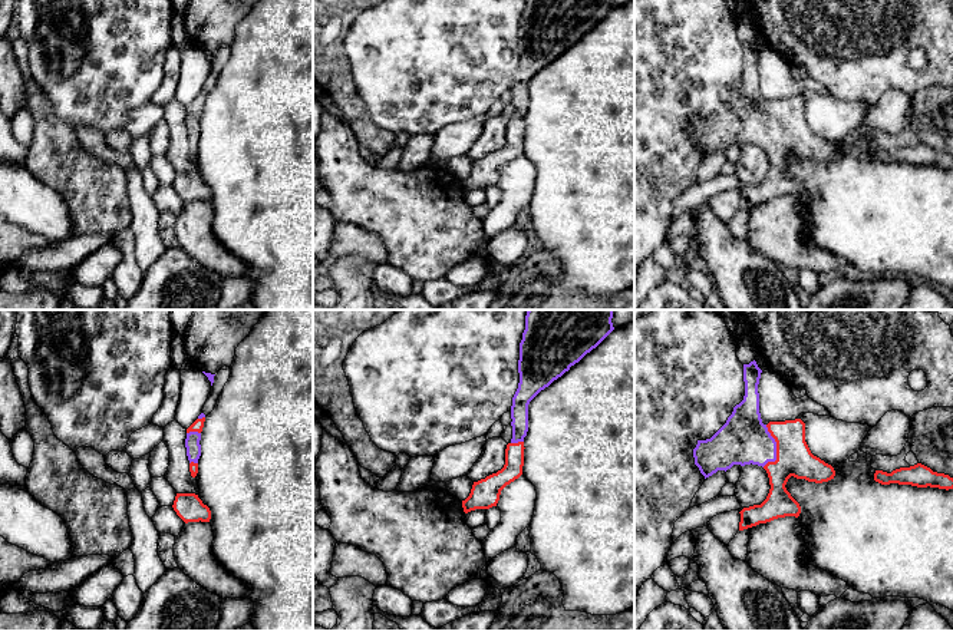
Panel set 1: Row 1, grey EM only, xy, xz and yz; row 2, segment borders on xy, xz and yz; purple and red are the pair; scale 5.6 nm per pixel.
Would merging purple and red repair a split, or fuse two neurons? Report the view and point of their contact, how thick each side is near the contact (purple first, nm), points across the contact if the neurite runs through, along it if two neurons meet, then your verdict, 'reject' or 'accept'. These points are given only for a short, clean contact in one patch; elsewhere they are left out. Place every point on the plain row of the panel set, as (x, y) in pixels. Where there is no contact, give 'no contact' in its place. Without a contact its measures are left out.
meets purple in yz at (775, 128); 280 nm thick on the purple side, 200 nm on the other; runs through yz (744, 118), (770, 124), (775, 128), (794, 136); accept

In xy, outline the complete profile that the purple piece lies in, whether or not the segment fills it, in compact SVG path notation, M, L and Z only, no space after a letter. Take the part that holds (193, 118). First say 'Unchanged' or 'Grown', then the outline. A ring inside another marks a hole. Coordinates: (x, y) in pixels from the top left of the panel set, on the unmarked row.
Grown. M201 92L198 98L187 108L185 126L189 139L189 151L192 156L195 156L198 152L198 138L201 135L199 119L201 119L204 100L205 100L205 93Z

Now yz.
Grown. M755 39L743 43L743 79L710 118L698 119L693 128L695 143L705 158L733 143L752 142L766 149L769 172L761 184L739 191L739 209L778 196L799 195L801 185L785 166L791 155L815 162L835 155L831 143L811 132L801 98L762 102L758 72L761 52Z

